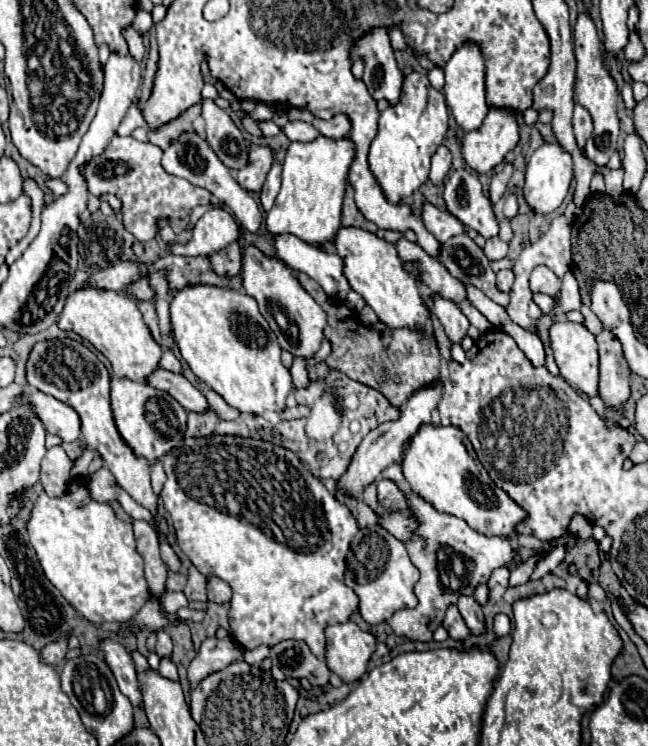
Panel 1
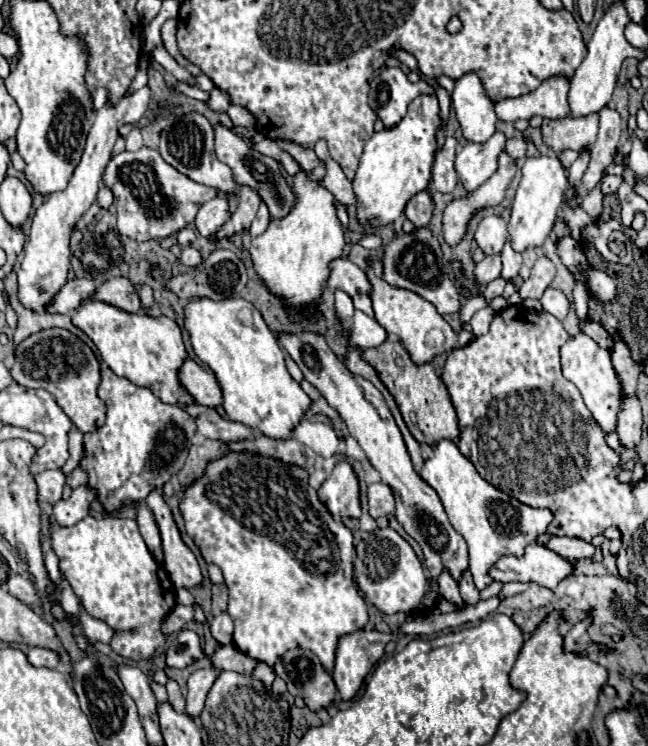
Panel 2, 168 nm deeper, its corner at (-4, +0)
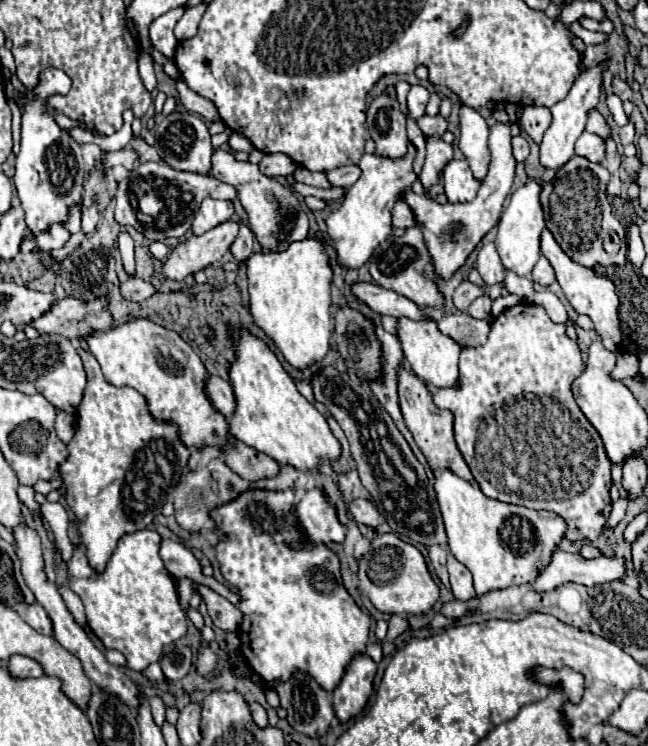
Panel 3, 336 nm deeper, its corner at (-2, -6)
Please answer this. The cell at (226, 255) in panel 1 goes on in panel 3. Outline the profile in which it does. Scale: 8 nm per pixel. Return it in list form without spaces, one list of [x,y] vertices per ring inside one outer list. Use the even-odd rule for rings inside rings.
[[[117,242],[114,244],[112,257],[114,257],[116,262],[116,272],[120,281],[120,295],[126,301],[146,301],[148,297],[152,297],[156,293],[156,287],[150,281],[144,281],[144,279],[138,279],[138,277],[126,274],[121,262]]]

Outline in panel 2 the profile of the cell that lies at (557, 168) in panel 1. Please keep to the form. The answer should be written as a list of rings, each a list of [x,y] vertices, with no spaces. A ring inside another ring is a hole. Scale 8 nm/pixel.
[[[536,155],[526,159],[522,167],[522,181],[512,201],[512,217],[508,221],[508,235],[516,251],[524,251],[526,247],[538,247],[546,241],[556,221],[558,209],[566,199],[566,189],[568,189],[568,177],[558,157]]]

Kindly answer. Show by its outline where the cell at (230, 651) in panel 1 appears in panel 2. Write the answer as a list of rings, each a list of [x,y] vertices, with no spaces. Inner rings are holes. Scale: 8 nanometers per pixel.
[[[198,669],[188,677],[188,695],[186,695],[186,713],[194,719],[198,719],[200,711],[204,709],[206,695],[212,687],[212,683],[218,677],[218,669]]]

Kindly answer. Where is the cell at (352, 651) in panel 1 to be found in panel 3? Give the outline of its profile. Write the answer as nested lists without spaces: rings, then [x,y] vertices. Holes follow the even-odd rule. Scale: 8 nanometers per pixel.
[[[358,655],[346,669],[340,685],[332,691],[332,703],[340,723],[356,717],[372,695],[372,683],[376,675],[376,663],[368,655]]]

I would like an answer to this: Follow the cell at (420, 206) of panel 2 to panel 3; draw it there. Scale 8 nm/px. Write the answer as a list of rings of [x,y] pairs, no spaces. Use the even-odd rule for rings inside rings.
[[[404,201],[394,203],[394,211],[392,211],[392,227],[408,229],[408,227],[414,227],[414,225],[416,225],[416,219],[414,219],[412,209],[410,209]]]

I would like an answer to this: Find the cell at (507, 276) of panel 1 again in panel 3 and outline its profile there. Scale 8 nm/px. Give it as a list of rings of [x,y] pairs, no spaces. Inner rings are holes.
[[[482,295],[478,299],[474,299],[474,303],[468,307],[468,313],[474,317],[474,319],[490,319],[490,307],[492,307],[492,301],[488,295]]]

